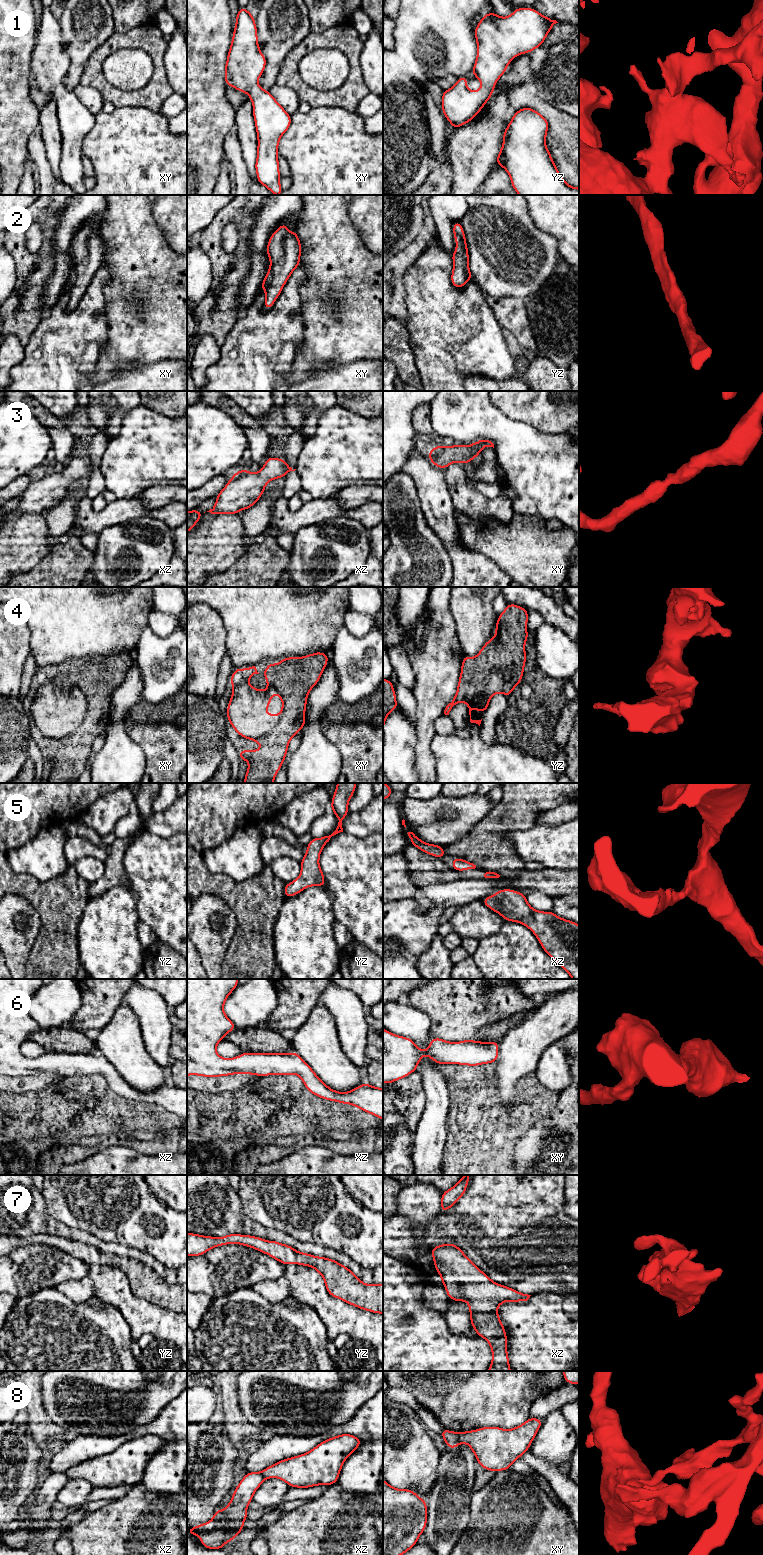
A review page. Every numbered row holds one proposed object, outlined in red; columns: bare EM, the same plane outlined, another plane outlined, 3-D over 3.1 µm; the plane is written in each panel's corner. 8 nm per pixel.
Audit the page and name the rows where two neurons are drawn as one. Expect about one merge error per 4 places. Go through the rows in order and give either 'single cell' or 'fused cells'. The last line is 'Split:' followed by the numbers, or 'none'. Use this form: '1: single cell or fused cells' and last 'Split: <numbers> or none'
1: single cell
2: single cell
3: single cell
4: single cell
5: single cell
6: single cell
7: single cell
8: fused cells
Split: 8

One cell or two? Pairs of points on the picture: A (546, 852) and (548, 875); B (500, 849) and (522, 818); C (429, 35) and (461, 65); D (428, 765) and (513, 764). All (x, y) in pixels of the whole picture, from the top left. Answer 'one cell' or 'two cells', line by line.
A: two cells
B: one cell
C: one cell
D: two cells

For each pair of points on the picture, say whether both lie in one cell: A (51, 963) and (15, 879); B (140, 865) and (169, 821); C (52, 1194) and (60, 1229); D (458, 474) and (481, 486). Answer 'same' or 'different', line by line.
A: same
B: different
C: different
D: different

